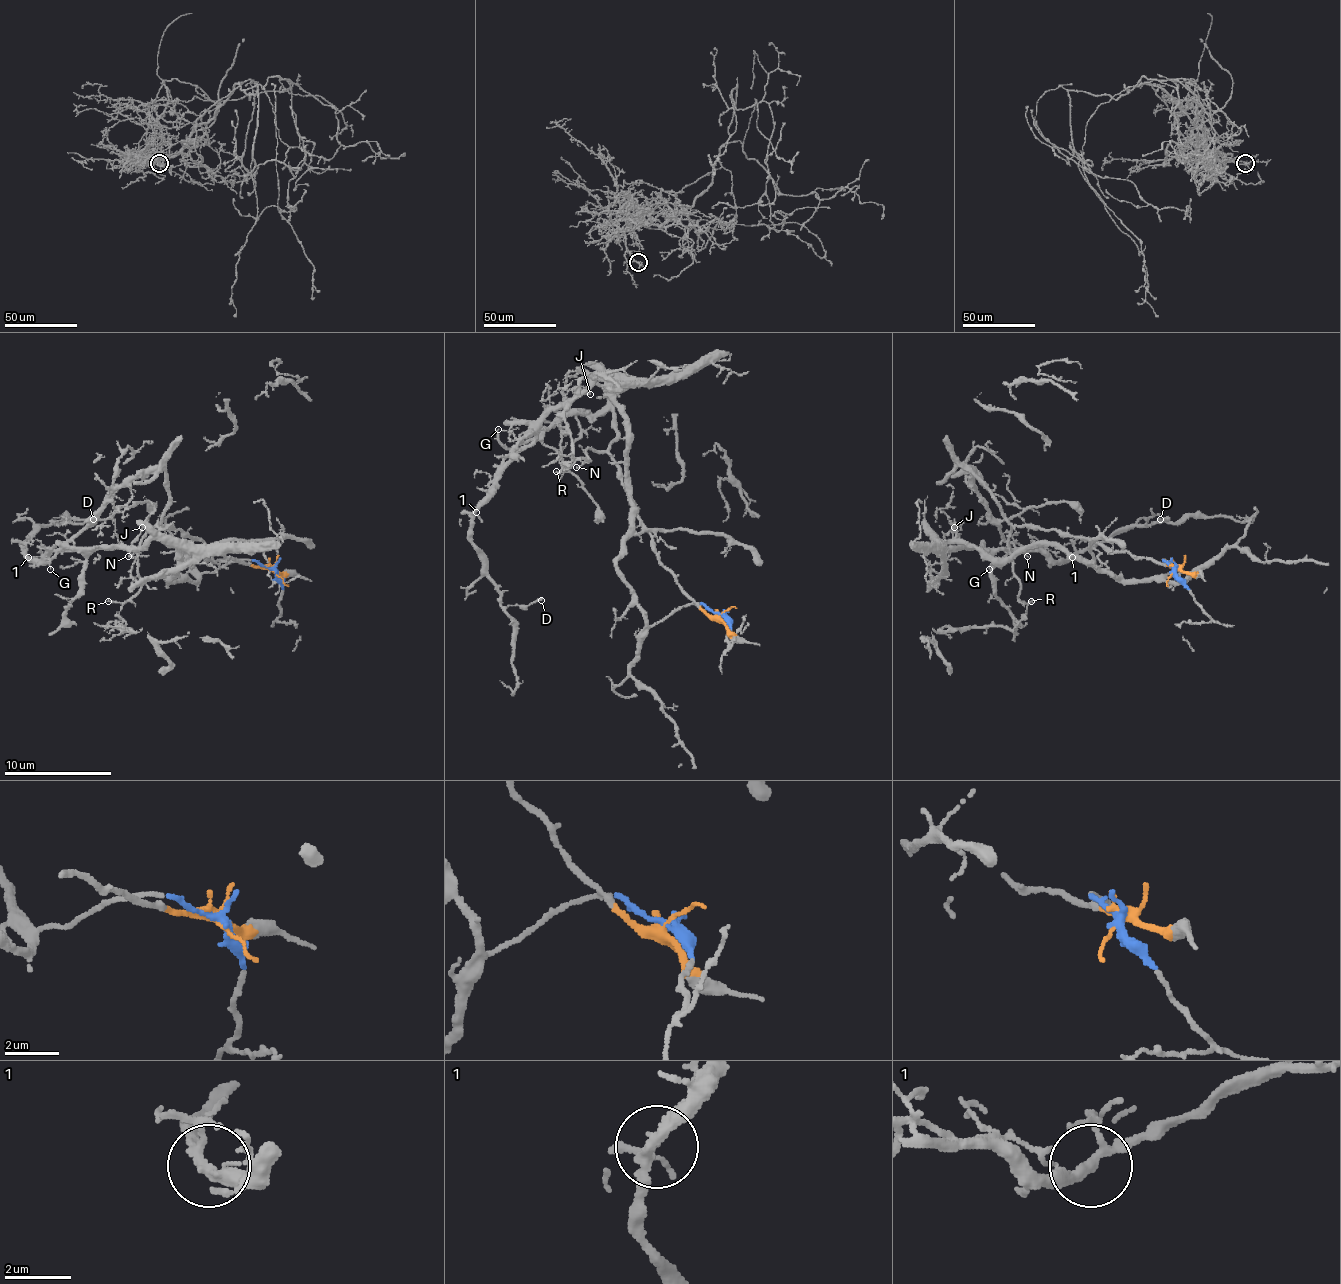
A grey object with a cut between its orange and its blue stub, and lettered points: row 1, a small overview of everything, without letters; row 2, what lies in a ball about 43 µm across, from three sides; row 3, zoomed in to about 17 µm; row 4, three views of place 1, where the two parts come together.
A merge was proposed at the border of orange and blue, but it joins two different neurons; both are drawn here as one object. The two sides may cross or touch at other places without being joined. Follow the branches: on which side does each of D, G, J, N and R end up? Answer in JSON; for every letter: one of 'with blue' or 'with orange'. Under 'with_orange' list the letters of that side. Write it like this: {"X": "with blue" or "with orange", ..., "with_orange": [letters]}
{"D": "with blue", "G": "with orange", "J": "with blue", "N": "with orange", "R": "with orange", "with_orange": ["G", "N", "R"]}

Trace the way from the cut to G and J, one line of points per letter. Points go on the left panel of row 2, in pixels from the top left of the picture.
G: (274, 572), (164, 526), (169, 483), (161, 472), (137, 472), (115, 489), (51, 558), (51, 569)
J: (274, 569), (239, 558), (169, 580), (180, 545), (180, 558), (161, 540), (137, 548), (142, 526)

